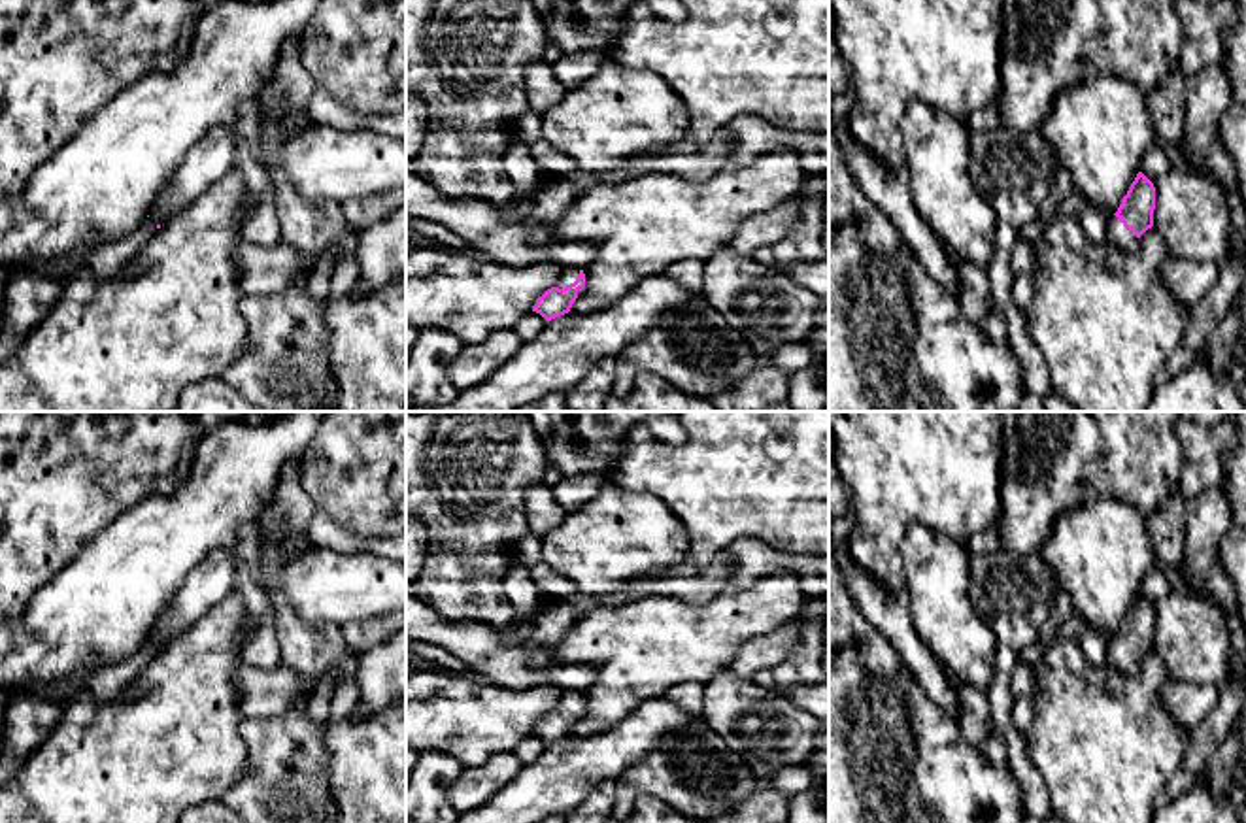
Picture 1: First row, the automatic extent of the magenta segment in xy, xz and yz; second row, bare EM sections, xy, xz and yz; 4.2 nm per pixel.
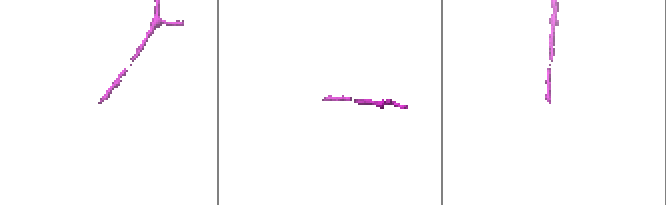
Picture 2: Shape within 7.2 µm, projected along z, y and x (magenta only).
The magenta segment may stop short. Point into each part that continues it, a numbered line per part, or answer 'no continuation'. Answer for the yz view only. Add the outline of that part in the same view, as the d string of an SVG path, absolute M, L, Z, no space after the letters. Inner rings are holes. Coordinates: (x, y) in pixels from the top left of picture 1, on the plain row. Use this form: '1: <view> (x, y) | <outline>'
1: yz (1118, 659) | M1112 638L1108 642L1106 666L1121 674L1133 674L1138 666L1138 661L1135 659L1133 653L1127 653L1116 638Z

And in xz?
1: xz (567, 699) | M561 691L561 697L555 704L555 710L564 712L566 708L574 706L578 700L580 693L578 691Z

